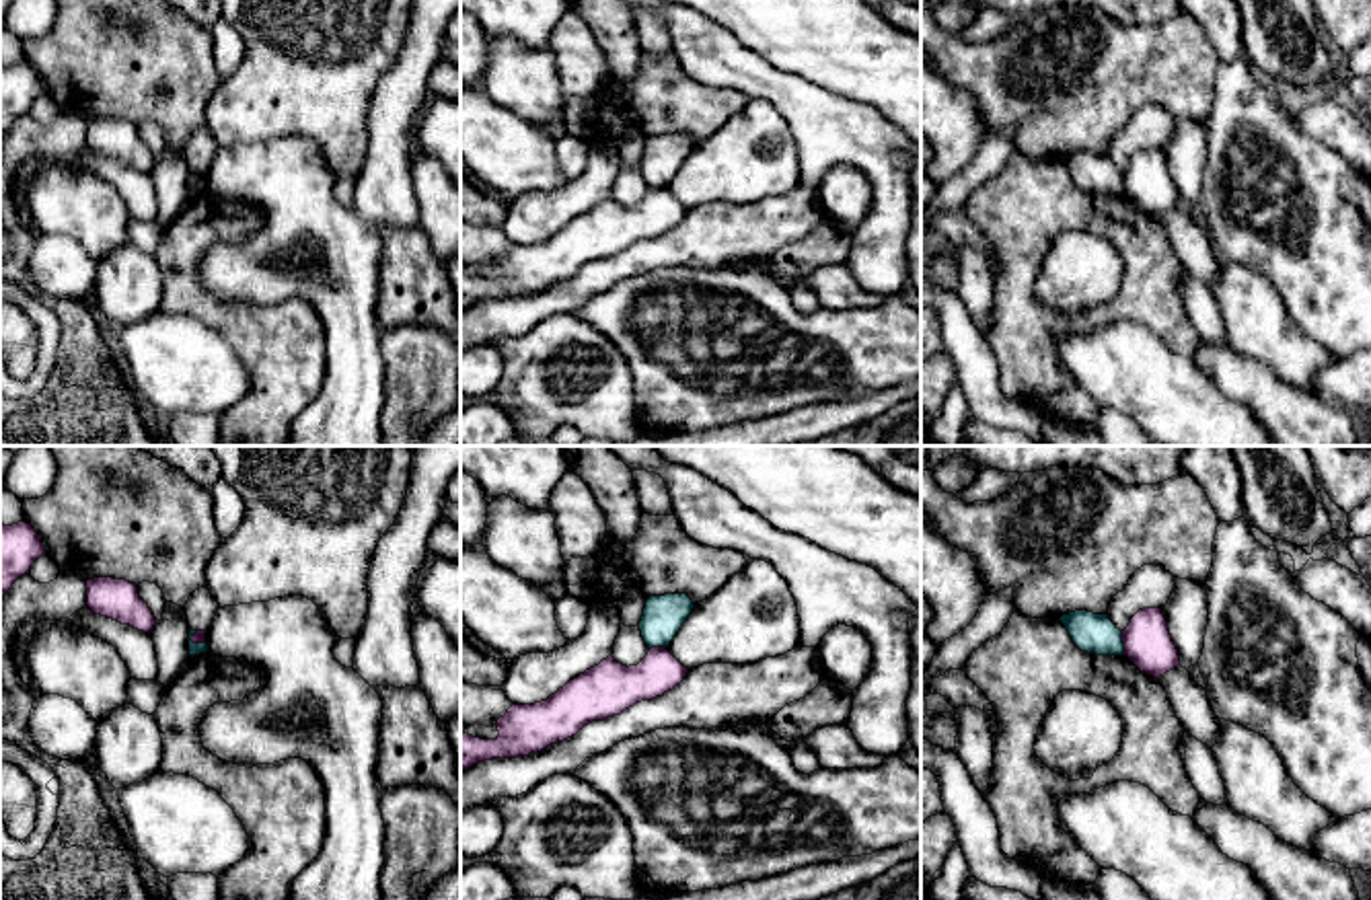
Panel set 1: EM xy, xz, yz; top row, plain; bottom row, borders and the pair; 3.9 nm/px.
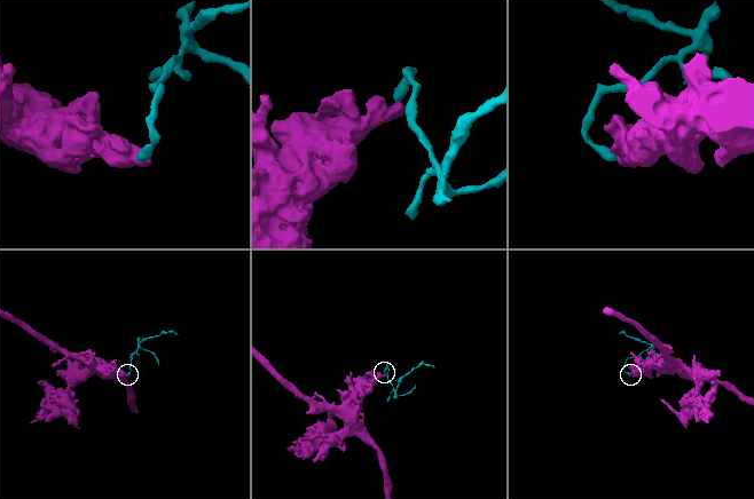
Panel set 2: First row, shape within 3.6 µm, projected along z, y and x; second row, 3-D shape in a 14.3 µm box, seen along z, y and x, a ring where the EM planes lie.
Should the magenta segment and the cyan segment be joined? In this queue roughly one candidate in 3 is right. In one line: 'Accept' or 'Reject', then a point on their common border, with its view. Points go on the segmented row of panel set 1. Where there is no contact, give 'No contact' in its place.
Reject. Touches magenta at yz (1123, 642)

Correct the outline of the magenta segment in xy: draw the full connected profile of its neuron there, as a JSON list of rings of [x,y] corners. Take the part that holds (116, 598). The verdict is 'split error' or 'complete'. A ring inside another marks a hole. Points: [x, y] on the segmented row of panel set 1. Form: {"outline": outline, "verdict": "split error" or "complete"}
{"outline": [[[86,579],[86,606],[101,616],[152,633],[156,618],[140,598],[138,586],[125,579]]], "verdict": "complete"}

